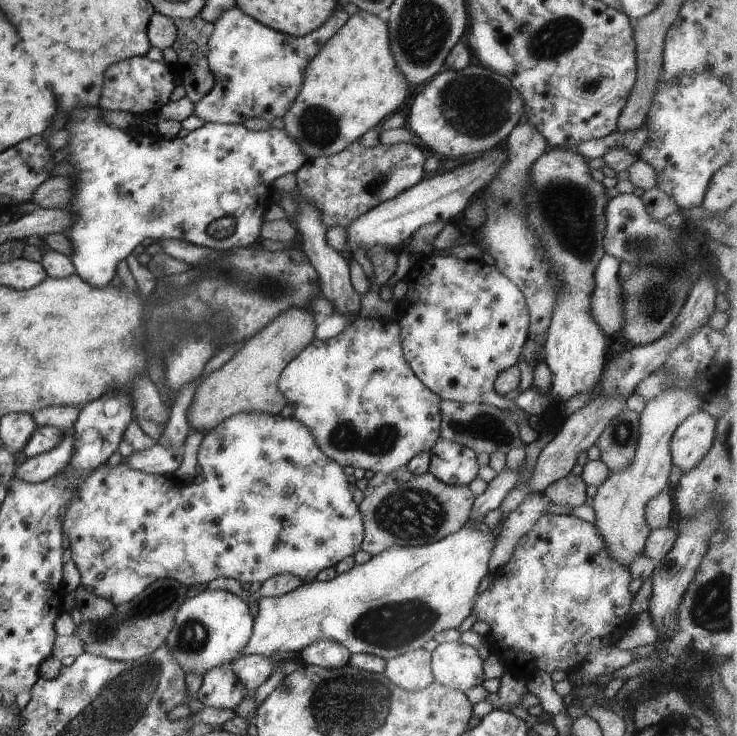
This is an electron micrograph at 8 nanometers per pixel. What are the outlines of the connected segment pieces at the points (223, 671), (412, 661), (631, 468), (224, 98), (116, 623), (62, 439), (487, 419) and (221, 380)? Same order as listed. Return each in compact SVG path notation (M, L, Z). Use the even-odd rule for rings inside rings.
M223 664L205 672L194 697L204 706L231 710L245 694L248 692L231 672L230 664Z
M424 649L405 652L386 662L383 675L398 688L417 691L433 682L430 654Z
M665 390L647 401L639 415L639 437L631 464L619 472L610 472L593 496L591 509L595 514L594 528L603 537L605 550L611 560L629 567L635 556L642 552L650 529L645 522L645 504L659 492L669 489L668 476L672 465L670 441L675 428L692 413L702 408L697 396L677 390Z
M233 4L213 20L214 28L206 43L206 62L214 84L206 96L193 104L192 114L206 123L239 125L247 118L282 118L301 88L302 69L348 18L344 10L335 10L319 28L295 37L260 24Z
M165 578L151 582L129 602L113 605L113 612L103 620L81 620L75 636L83 644L83 652L119 662L133 662L159 648L173 625L173 614L186 600L187 586Z
M71 428L60 430L59 442L50 450L31 456L23 464L19 464L13 472L13 478L21 478L27 483L41 483L65 468L65 464L73 456L71 452L75 450L75 440Z
M448 399L439 402L439 414L441 414L440 439L444 439L460 446L469 448L475 453L484 452L491 456L491 452L499 450L507 454L509 450L524 446L519 438L519 428L502 410L487 404L459 403Z
M291 308L287 312L281 312L263 330L259 330L249 340L245 340L243 346L221 368L217 368L207 378L204 378L198 384L192 402L185 411L185 421L189 426L189 430L192 431L194 428L202 430L203 436L205 436L217 424L227 420L233 414L239 414L239 412L261 412L261 414L269 414L269 416L275 416L275 414L279 413L286 404L283 396L277 390L277 382L283 368L314 339L314 328L316 326L315 322L313 322L312 313L303 312L301 308L299 310Z

